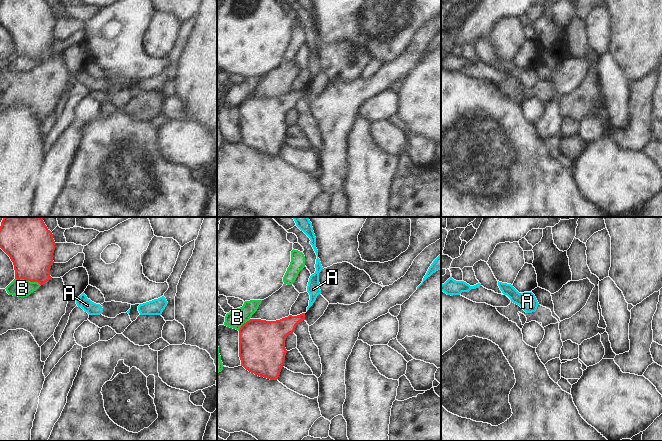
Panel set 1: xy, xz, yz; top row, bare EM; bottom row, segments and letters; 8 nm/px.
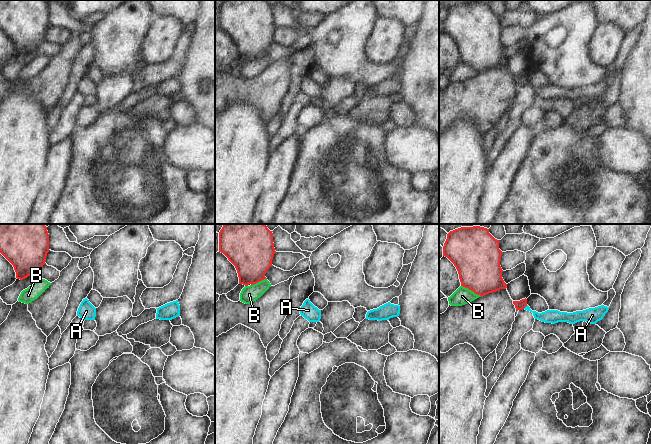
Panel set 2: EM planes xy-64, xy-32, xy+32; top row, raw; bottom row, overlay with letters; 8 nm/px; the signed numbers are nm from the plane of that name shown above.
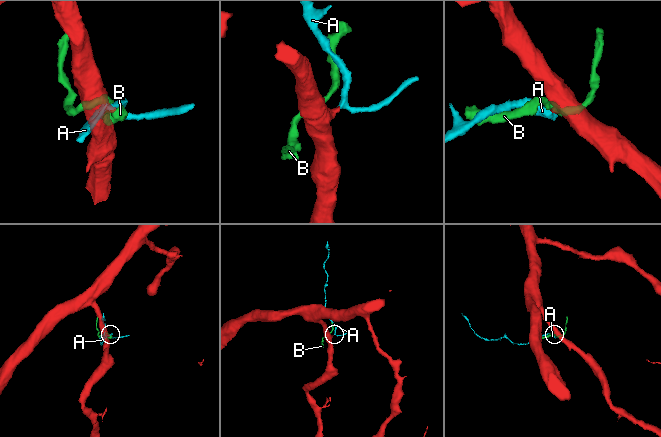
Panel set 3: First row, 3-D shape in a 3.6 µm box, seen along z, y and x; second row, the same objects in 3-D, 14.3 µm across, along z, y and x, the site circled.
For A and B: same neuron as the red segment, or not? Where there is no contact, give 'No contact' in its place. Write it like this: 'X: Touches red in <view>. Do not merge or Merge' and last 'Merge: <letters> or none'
A: Touches red in xy. Merge
B: Touches red in xy. Do not merge
Merge: A.

